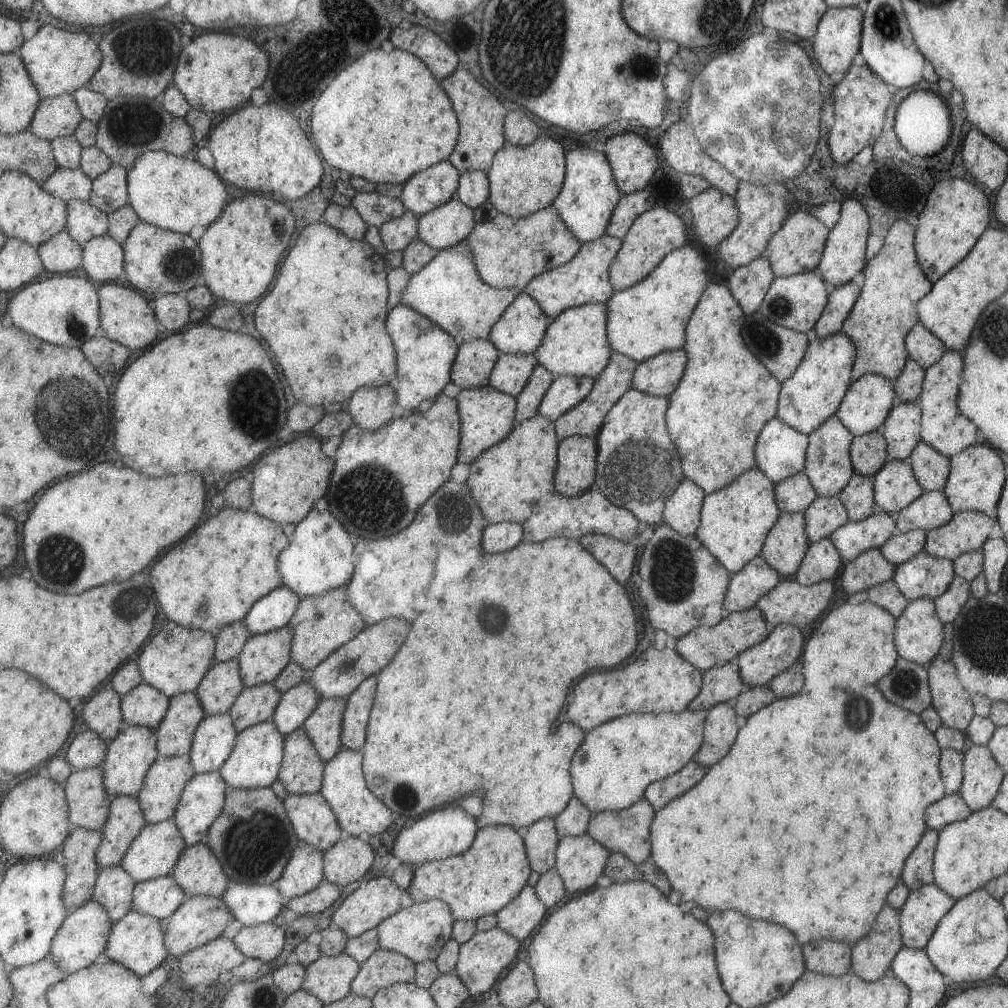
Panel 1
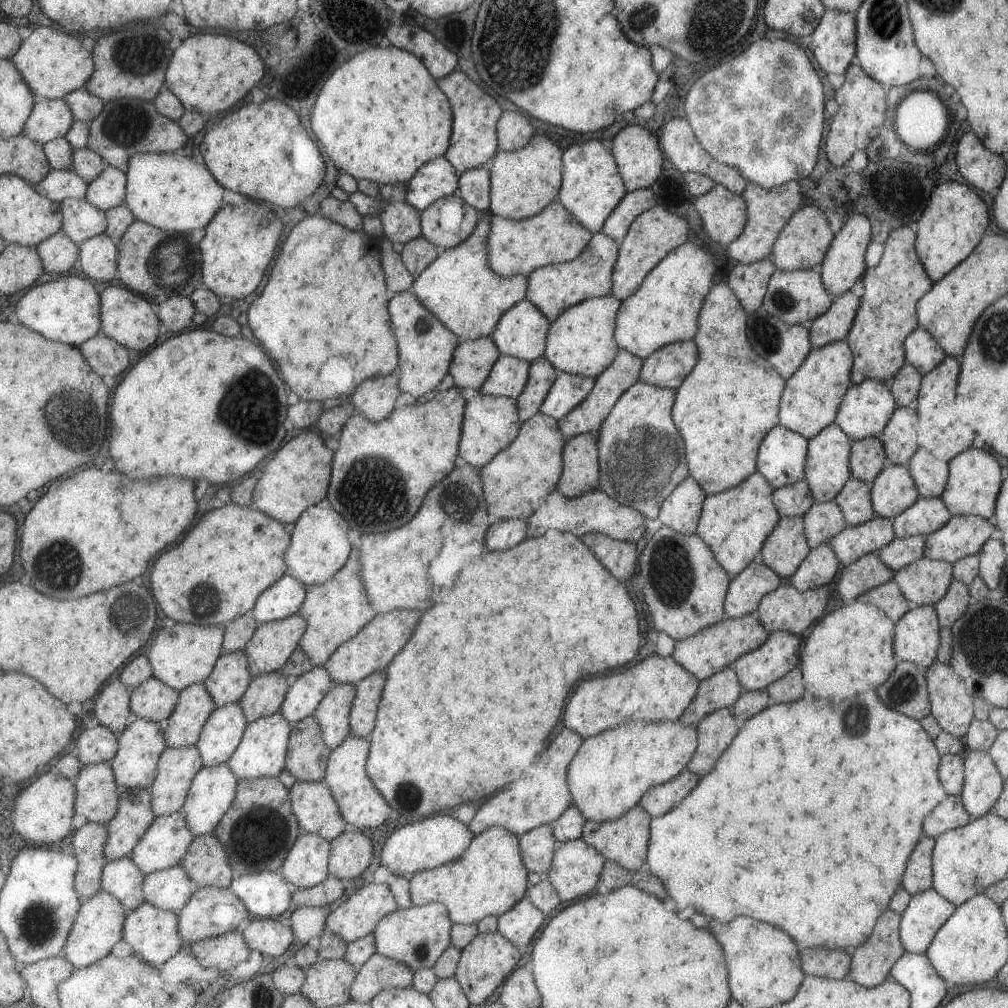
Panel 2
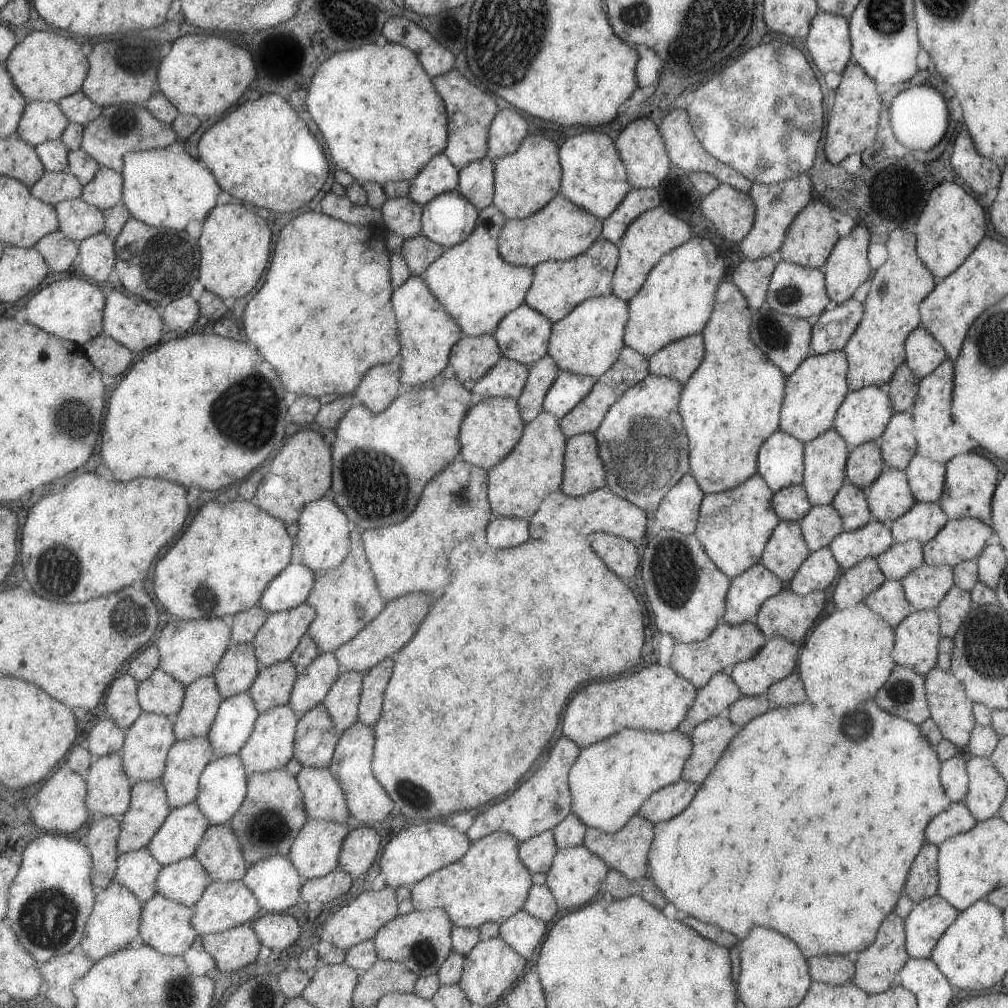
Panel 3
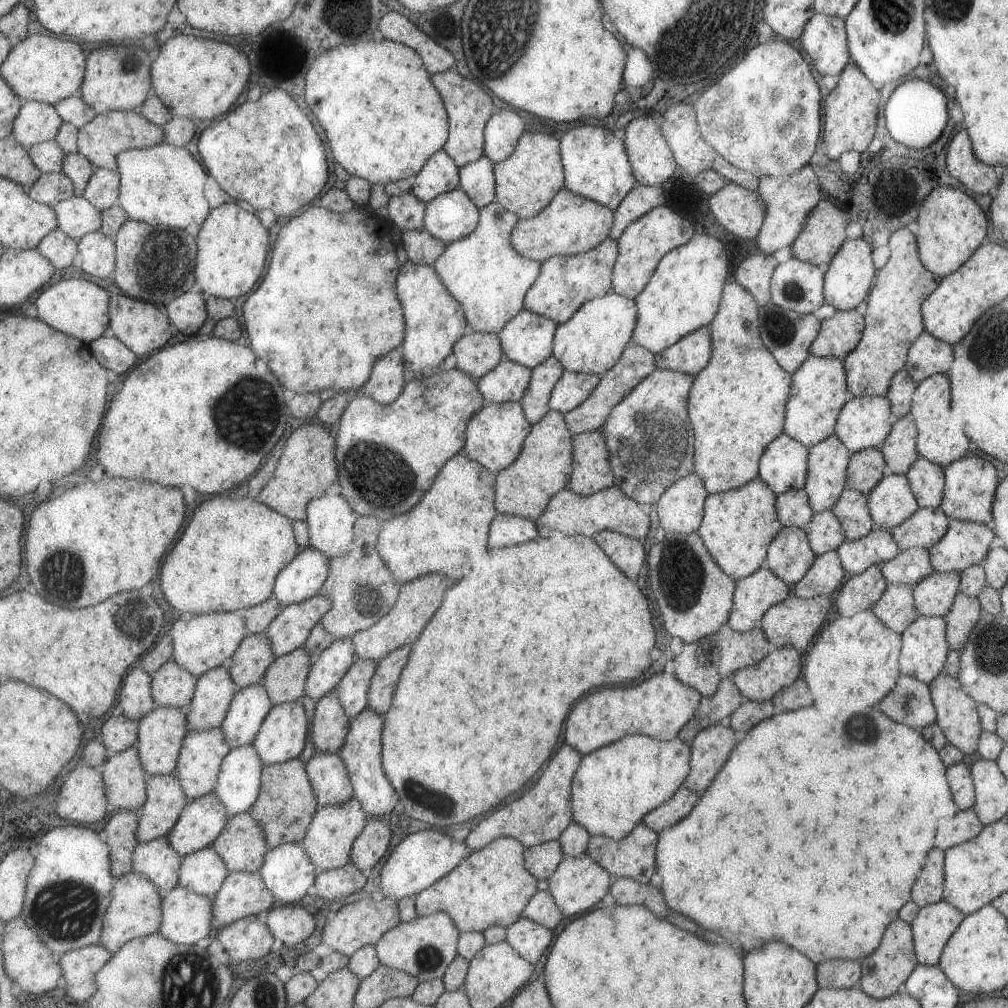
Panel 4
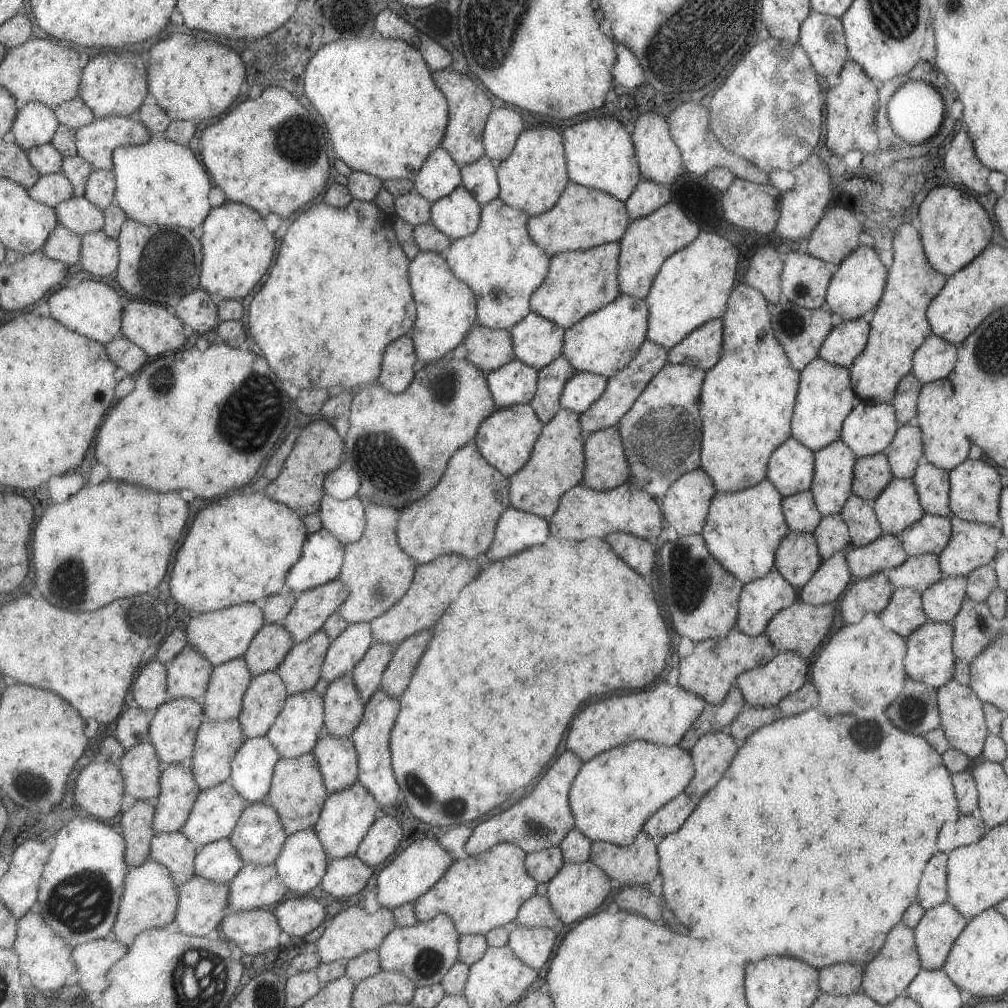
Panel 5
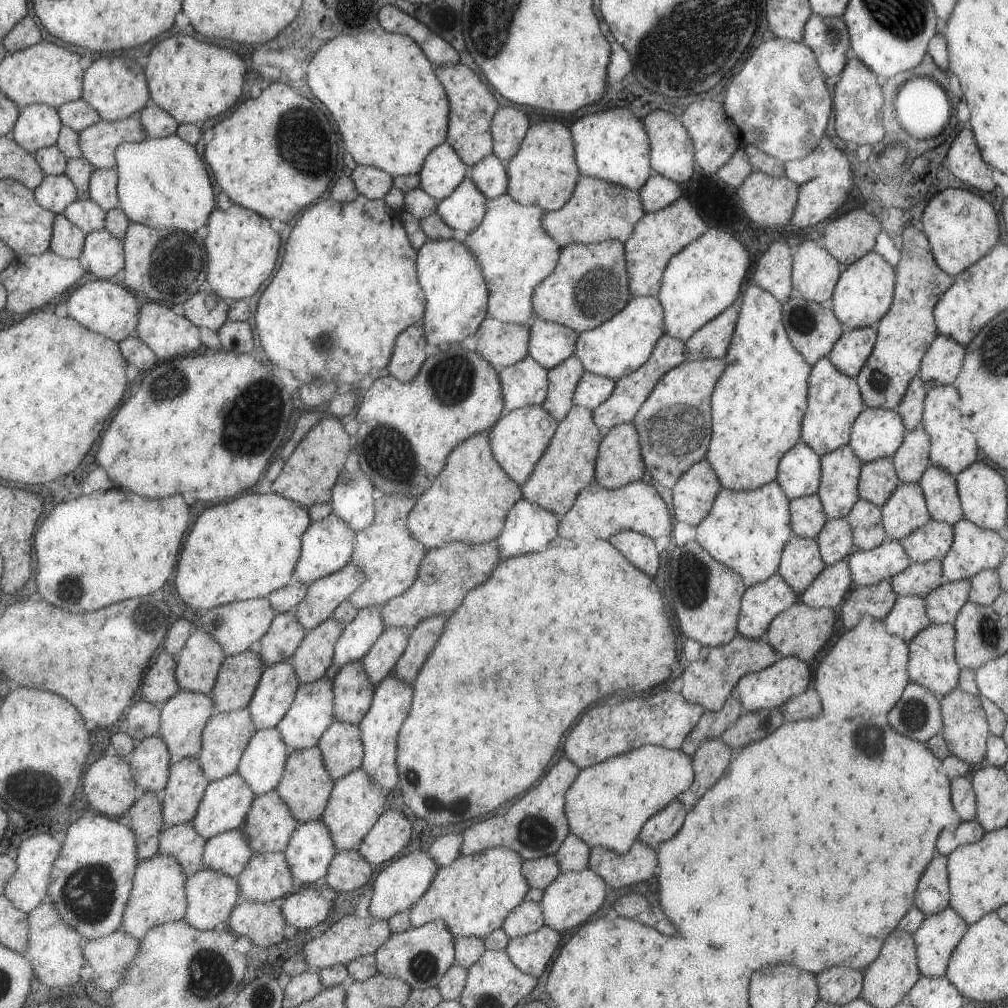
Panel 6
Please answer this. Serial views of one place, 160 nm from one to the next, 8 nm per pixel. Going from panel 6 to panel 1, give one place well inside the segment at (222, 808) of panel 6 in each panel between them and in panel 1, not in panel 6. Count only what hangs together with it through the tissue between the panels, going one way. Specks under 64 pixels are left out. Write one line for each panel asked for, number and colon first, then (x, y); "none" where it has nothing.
1: (155, 853)
2: (167, 842)
3: (181, 834)
4: (203, 819)
5: (216, 814)

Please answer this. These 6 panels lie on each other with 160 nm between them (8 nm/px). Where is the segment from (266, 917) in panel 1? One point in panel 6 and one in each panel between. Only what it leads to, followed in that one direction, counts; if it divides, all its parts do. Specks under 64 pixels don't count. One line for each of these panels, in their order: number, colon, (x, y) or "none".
2: (267, 894)
3: (277, 883)
4: (288, 873)
5: (303, 864)
6: (312, 848)

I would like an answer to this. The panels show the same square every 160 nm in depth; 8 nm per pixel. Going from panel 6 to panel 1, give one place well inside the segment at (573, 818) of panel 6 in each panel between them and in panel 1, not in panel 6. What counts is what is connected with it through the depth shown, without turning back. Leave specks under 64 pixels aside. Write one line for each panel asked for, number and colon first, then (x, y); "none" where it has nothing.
1: (616, 760)
2: (610, 771)
3: (609, 780)
4: (614, 786)
5: (612, 795)

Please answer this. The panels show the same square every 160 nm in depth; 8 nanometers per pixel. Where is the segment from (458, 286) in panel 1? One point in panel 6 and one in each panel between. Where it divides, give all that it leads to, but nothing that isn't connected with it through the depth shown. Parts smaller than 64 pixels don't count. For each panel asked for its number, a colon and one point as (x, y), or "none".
2: (460, 287)
3: (478, 287)
4: (484, 271)
5: (504, 267)
6: (516, 253)

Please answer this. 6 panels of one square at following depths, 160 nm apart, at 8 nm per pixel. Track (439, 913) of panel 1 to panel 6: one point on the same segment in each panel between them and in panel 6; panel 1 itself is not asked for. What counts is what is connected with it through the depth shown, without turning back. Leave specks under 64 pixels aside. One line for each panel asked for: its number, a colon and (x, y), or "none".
2: (418, 936)
3: (422, 940)
4: (426, 947)
5: (426, 952)
6: (422, 956)

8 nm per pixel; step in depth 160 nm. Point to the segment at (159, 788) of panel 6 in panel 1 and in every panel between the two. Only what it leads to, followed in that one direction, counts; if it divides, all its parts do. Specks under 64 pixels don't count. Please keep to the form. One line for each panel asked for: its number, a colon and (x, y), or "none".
1: (89, 802)
2: (98, 794)
3: (110, 788)
4: (126, 777)
5: (142, 769)

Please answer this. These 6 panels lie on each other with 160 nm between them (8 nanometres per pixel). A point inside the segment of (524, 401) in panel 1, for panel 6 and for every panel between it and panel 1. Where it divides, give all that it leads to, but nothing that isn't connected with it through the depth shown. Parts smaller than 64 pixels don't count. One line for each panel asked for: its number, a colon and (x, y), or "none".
2: (542, 374)
3: (542, 373)
4: (535, 403)
5: (551, 378)
6: (563, 378)

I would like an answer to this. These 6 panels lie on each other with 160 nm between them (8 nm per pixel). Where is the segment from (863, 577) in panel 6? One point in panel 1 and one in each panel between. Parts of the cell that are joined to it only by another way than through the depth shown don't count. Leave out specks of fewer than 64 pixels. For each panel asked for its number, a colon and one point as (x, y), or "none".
1: (854, 537)
2: (851, 543)
3: (849, 547)
4: (878, 546)
5: (886, 552)

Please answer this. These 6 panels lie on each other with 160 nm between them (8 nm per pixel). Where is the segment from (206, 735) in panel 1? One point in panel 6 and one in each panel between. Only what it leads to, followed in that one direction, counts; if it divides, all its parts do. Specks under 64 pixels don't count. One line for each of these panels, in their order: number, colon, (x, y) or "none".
2: (224, 731)
3: (237, 717)
4: (251, 706)
5: (266, 697)
6: (278, 688)

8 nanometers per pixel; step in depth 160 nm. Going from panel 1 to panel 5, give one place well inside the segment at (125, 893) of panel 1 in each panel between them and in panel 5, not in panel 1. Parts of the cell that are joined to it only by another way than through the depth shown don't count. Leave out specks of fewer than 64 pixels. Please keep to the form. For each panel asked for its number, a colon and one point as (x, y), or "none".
2: (123, 878)
3: (139, 870)
4: (158, 861)
5: (174, 850)

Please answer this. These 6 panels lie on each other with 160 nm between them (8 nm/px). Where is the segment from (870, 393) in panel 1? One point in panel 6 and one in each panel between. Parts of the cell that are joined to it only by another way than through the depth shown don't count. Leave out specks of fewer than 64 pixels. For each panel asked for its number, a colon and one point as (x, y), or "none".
2: (865, 408)
3: (862, 416)
4: (863, 422)
5: (868, 429)
6: (876, 433)

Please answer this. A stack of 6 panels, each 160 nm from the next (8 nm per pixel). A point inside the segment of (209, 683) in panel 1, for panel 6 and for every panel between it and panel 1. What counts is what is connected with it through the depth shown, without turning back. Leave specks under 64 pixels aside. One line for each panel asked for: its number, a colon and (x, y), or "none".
2: (229, 682)
3: (237, 672)
4: (248, 666)
5: (269, 649)
6: (286, 633)

